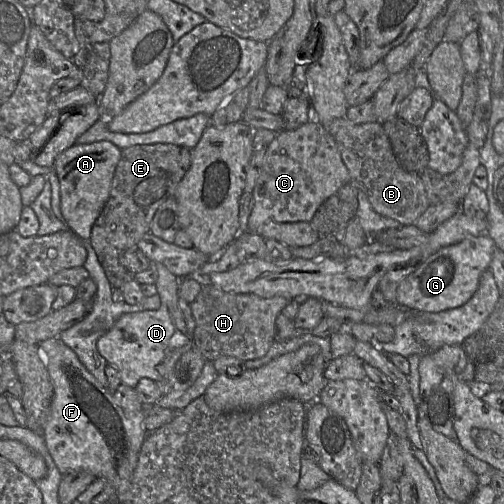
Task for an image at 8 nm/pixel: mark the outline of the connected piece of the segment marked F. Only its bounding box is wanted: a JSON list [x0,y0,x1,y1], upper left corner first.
[38,337,148,493]

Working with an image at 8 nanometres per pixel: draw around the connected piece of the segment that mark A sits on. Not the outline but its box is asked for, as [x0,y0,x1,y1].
[53,141,121,241]

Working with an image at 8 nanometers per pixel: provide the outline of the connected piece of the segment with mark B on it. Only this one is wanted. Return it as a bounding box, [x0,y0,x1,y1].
[326,117,430,225]

